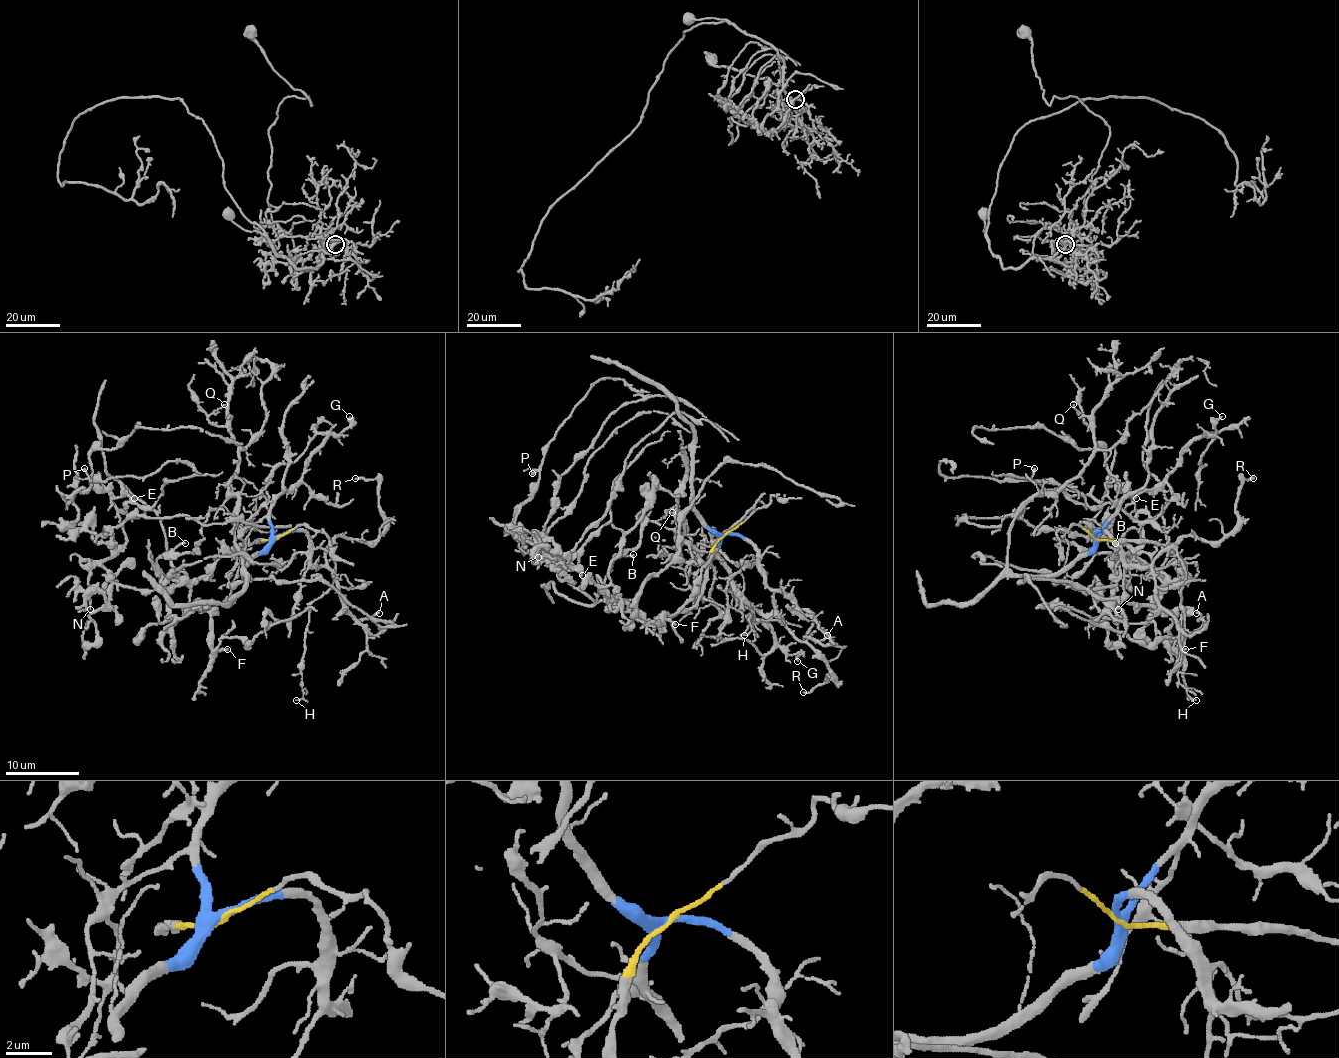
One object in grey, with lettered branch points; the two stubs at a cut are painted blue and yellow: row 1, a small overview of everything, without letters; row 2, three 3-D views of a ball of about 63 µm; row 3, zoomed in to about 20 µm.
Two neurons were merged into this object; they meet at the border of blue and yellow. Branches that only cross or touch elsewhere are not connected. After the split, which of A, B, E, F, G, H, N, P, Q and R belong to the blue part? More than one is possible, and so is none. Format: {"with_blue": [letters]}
{"with_blue": ["A", "G", "H", "Q", "R"]}

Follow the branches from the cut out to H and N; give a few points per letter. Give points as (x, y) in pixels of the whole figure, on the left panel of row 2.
H: (276, 539), (305, 531), (309, 561), (321, 566), (327, 548), (334, 563), (332, 585), (310, 603), (296, 700)
N: (277, 539), (233, 546), (189, 579), (149, 508), (118, 515), (125, 542), (90, 570), (90, 609)

